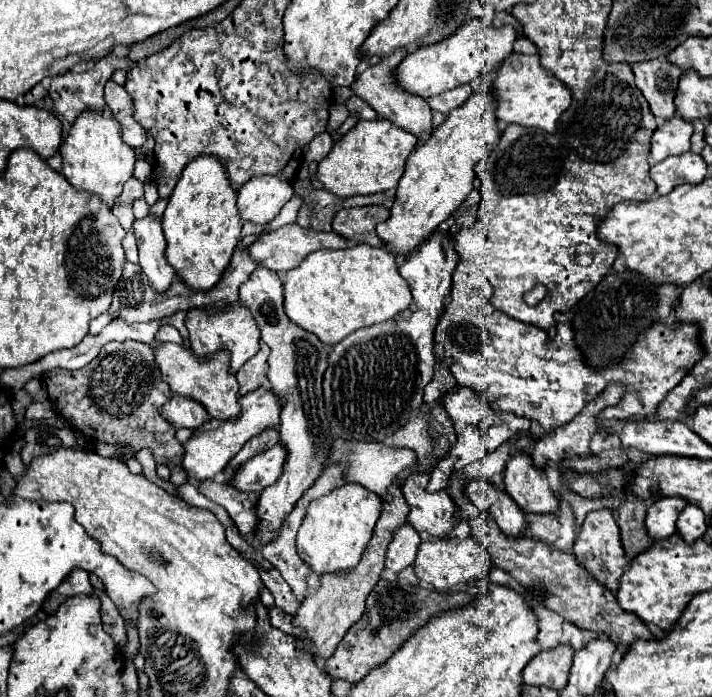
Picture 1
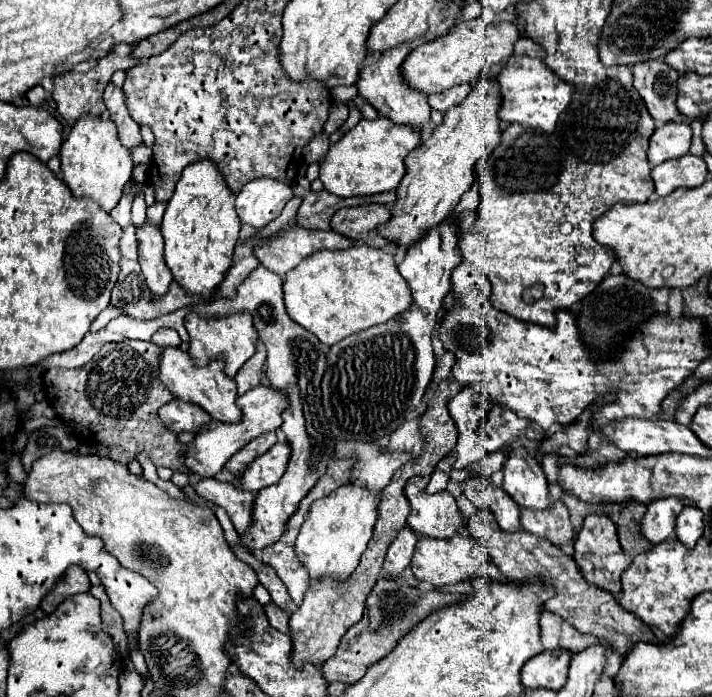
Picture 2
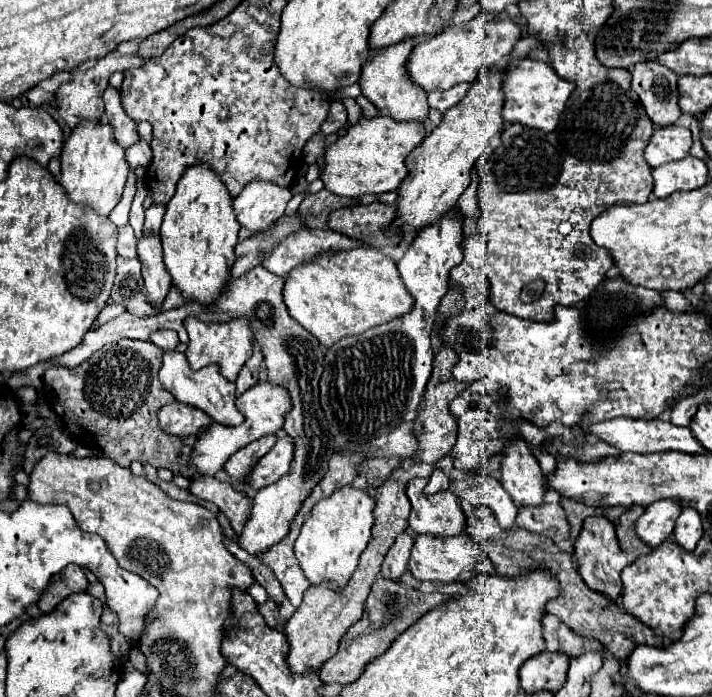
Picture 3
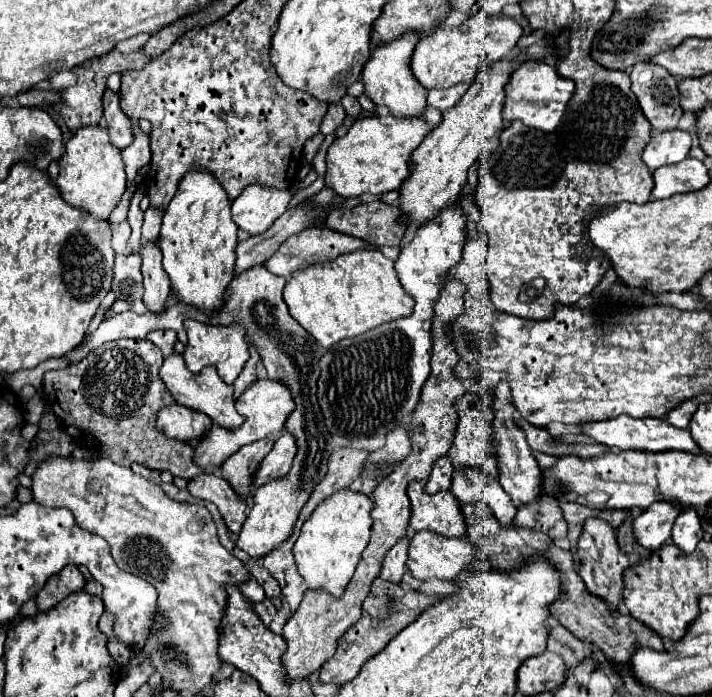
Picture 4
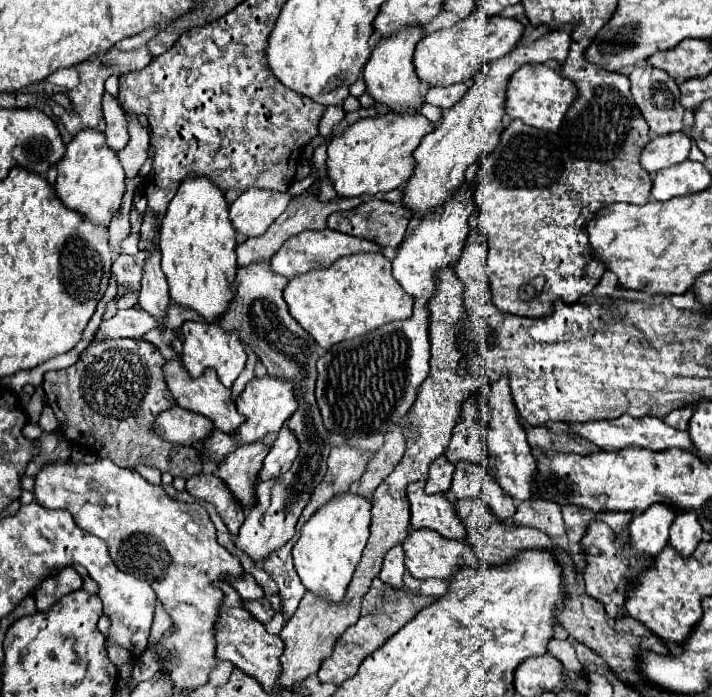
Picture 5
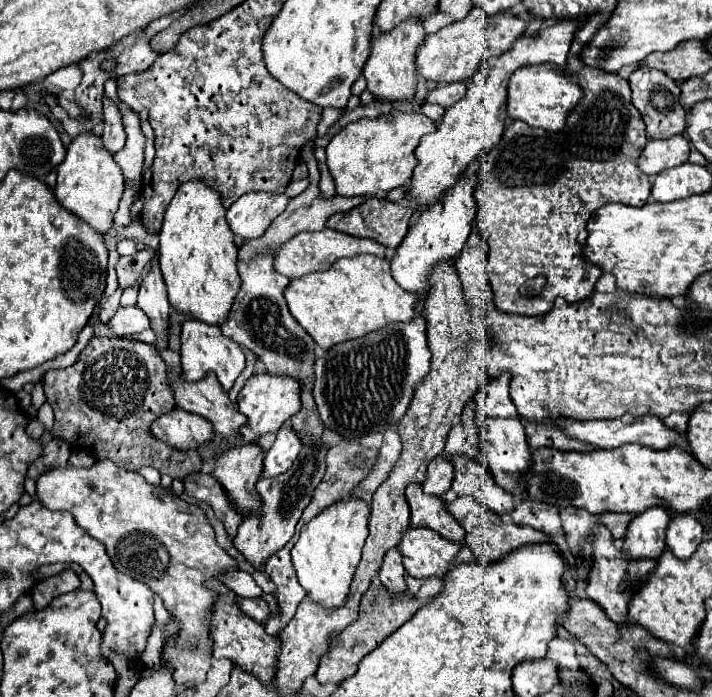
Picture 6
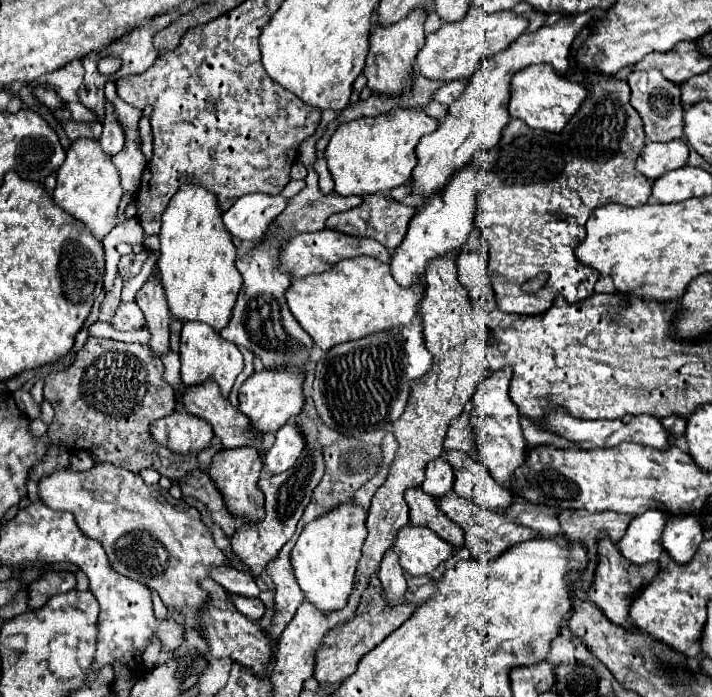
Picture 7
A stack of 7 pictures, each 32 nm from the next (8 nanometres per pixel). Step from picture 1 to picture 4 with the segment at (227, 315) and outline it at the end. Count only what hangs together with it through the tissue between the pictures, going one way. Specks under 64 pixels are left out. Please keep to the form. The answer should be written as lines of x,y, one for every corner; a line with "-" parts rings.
184,322
184,330
188,334
188,342
184,348
184,362
192,374
200,374
204,366
214,366
220,374
220,378
226,384
232,384
238,374
242,372
246,360
248,360
248,340
246,332
240,324
232,326
214,326
214,324
202,324
202,322

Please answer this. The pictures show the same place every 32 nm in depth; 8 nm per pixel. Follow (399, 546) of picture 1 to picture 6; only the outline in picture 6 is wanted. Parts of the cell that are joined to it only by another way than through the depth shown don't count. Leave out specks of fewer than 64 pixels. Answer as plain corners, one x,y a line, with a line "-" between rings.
392,548
392,550
386,552
378,576
380,576
382,584
386,586
386,590
388,590
390,594
402,594
402,592
406,590
402,556
400,556
400,552
396,552
396,548

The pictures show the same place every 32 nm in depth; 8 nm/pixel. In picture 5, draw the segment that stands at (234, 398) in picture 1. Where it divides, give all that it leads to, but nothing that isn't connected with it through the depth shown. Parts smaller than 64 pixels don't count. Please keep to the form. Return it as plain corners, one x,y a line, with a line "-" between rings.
172,360
172,362
166,362
164,376
166,376
166,384
168,384
168,388
170,388
176,404
180,408
186,408
190,412
196,412
196,414
202,414
202,416
210,418
216,430
220,430
224,434
234,434
238,430
238,426
244,422
244,416
238,414
234,402
230,400
230,390
220,384
220,380
218,380
218,376
216,376
214,370
206,370
204,376
192,380
188,376
188,372
184,370
182,362
180,360

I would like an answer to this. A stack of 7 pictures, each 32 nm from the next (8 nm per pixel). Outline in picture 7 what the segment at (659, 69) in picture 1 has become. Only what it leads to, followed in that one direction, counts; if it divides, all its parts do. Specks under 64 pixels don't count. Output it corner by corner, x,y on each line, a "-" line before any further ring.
646,70
646,72
632,72
628,76
628,86
632,90
630,104
640,114
644,122
644,132
650,142
668,142
682,138
682,114
684,108
680,104
680,88
666,80
658,70

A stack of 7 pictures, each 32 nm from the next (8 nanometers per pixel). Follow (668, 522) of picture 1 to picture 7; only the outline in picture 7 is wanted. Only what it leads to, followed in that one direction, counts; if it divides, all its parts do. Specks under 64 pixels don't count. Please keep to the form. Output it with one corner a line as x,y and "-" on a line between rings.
648,510
640,516
634,516
624,538
618,544
620,554
636,566
658,560
662,554
660,536
662,536
666,518
668,516
660,510

